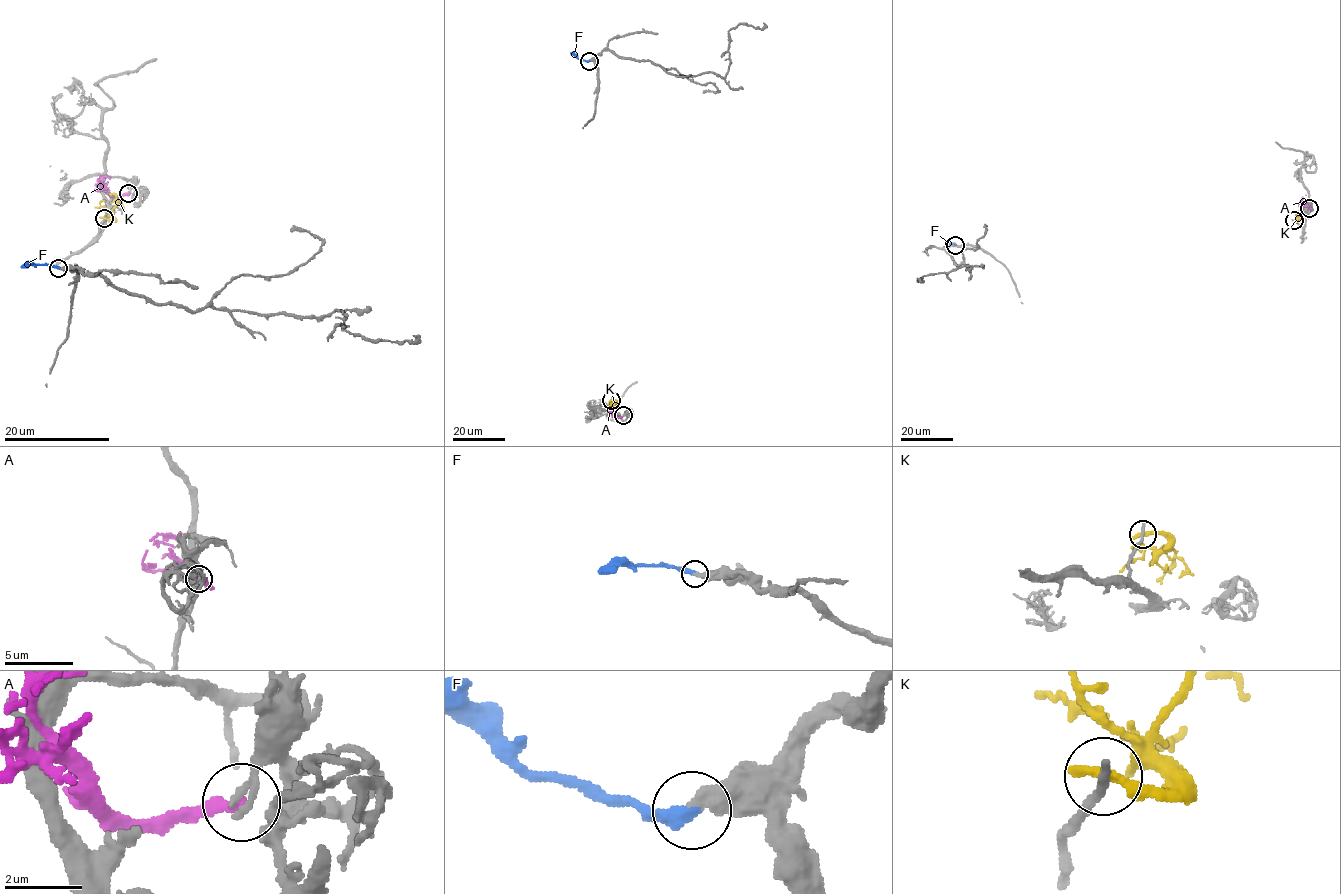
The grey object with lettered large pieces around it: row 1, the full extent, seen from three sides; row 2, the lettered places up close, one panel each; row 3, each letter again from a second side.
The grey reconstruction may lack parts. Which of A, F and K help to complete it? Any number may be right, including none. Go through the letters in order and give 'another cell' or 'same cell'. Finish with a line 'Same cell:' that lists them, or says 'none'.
A: another cell
F: same cell
K: another cell
Same cell: F

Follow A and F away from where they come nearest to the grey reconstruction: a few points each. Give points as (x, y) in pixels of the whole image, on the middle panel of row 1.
A: (623, 415), (616, 417), (608, 411), (608, 407), (613, 406)
F: (589, 61), (570, 52)

